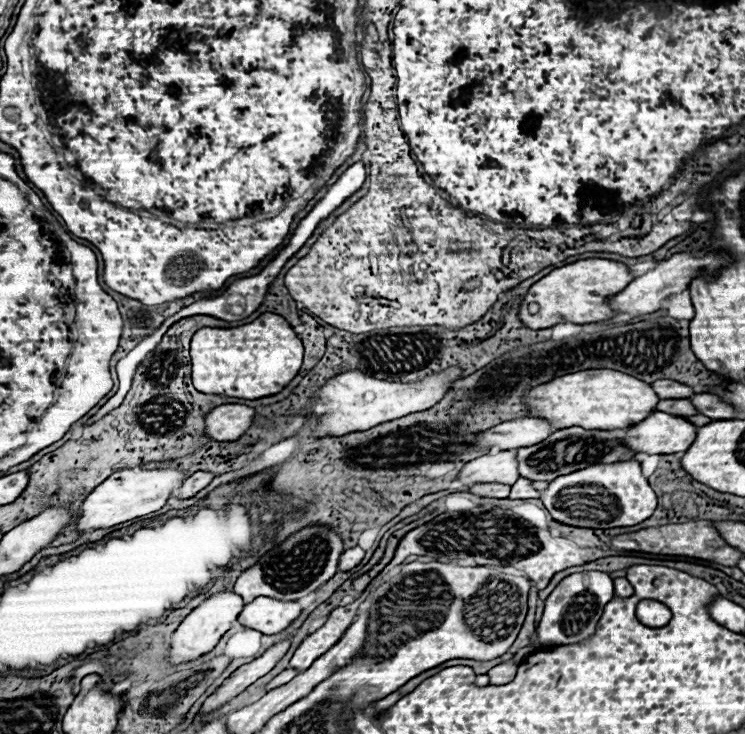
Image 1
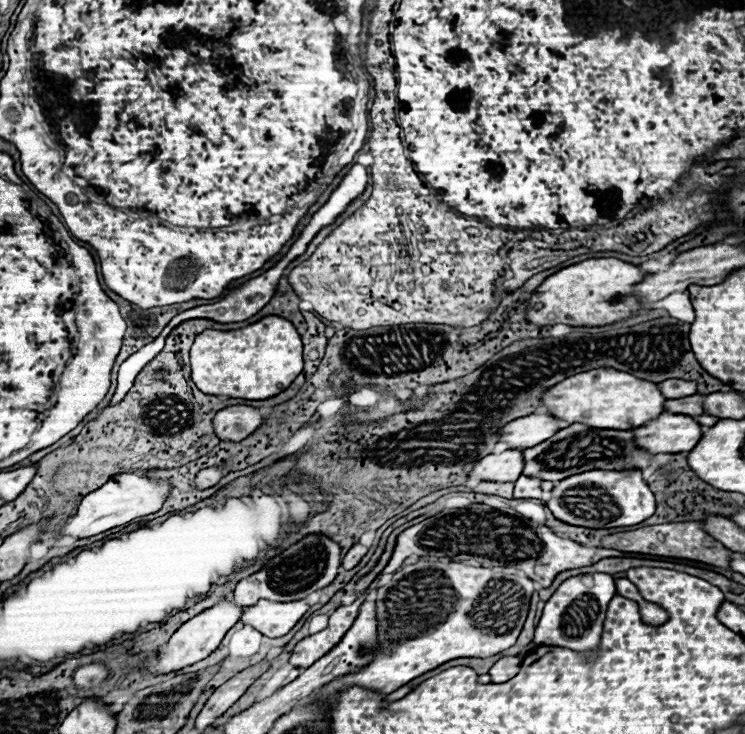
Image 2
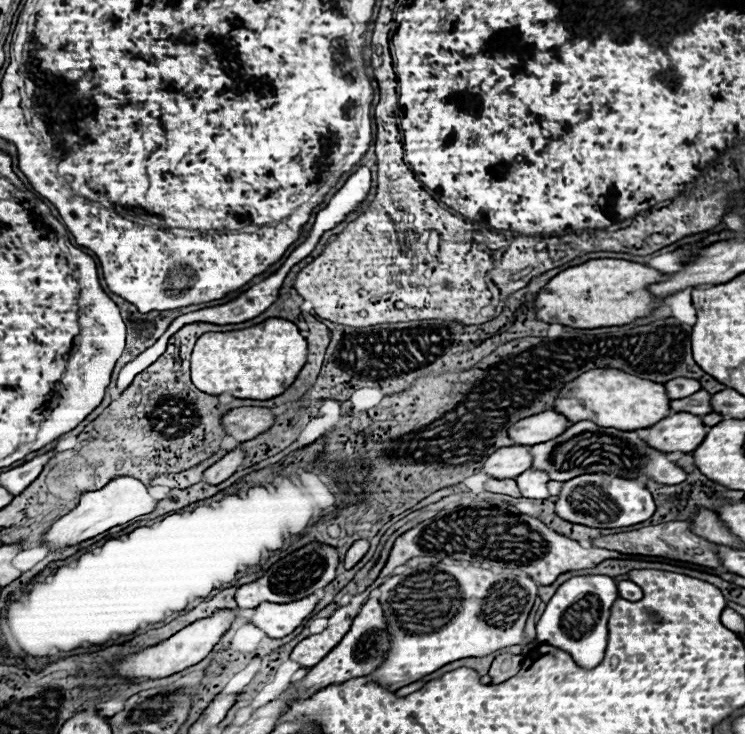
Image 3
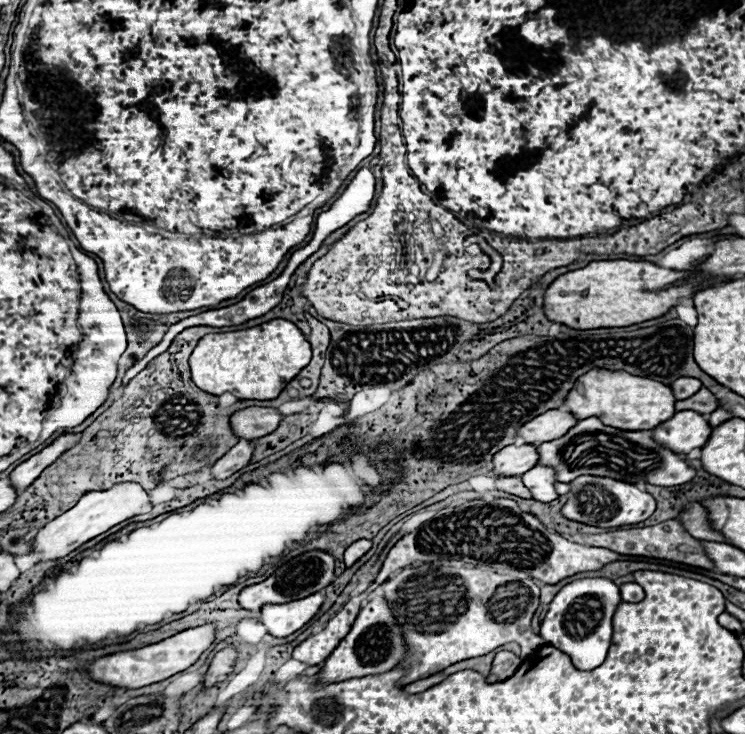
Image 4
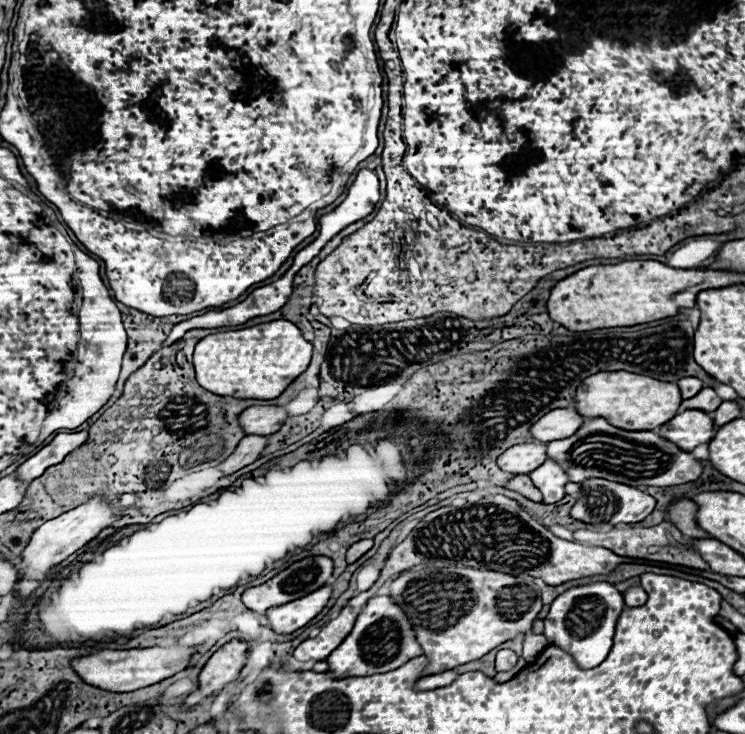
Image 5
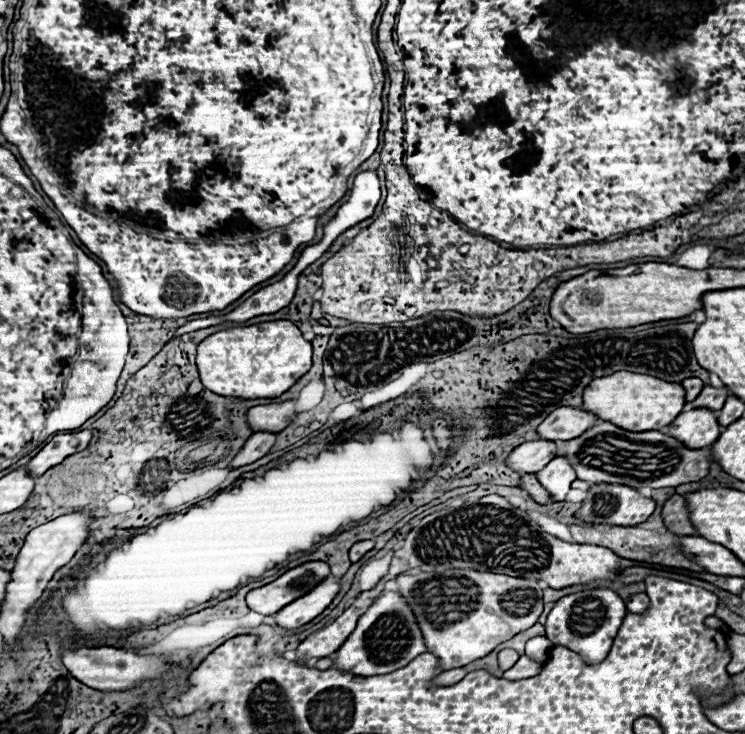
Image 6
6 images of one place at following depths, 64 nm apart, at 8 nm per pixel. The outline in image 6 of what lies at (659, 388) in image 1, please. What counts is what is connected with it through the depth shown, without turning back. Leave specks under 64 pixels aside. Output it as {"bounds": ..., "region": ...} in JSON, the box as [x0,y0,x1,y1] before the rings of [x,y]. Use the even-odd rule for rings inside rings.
{"bounds":[682,378,704,402],"region":[[[686,378],[686,380],[682,382],[682,386],[686,388],[686,400],[692,402],[692,400],[702,392],[704,382],[700,382],[700,378]]]}

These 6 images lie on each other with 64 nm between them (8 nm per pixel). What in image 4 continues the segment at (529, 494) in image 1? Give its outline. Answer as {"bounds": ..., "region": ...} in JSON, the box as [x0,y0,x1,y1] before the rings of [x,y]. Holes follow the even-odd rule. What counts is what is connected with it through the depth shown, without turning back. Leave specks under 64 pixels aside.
{"bounds":[522,464,558,504],"region":[[[538,464],[536,468],[532,468],[532,470],[528,470],[526,474],[522,474],[522,480],[524,480],[524,484],[532,490],[534,500],[548,504],[548,502],[552,502],[552,500],[558,498],[558,492],[556,492],[556,488],[554,488],[554,484],[558,482],[554,468],[550,468],[550,466],[540,466],[540,464]]]}

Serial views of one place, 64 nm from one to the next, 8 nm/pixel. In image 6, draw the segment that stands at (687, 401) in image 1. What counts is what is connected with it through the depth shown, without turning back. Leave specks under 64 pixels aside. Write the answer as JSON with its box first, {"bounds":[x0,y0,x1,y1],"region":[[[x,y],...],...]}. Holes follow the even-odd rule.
{"bounds":[692,386,728,410],"region":[[[704,386],[700,396],[692,402],[694,408],[708,408],[708,410],[720,410],[728,398],[728,392],[724,388],[712,388]]]}

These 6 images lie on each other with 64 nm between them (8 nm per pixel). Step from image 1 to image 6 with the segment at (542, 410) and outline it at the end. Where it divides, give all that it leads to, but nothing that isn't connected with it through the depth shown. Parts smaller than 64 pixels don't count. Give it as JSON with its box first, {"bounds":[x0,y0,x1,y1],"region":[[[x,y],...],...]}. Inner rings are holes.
{"bounds":[582,372,686,432],"region":[[[616,372],[604,378],[596,378],[586,386],[582,408],[600,414],[602,420],[612,422],[618,428],[630,432],[648,432],[670,426],[672,420],[682,412],[684,404],[686,404],[686,390],[678,382],[668,382],[662,378],[634,372]]]}

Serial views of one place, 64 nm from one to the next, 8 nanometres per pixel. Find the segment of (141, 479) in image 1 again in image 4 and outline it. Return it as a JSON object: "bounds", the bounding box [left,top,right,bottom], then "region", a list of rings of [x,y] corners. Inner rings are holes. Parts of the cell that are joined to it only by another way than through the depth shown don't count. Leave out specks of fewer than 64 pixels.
{"bounds":[32,482,150,562],"region":[[[124,482],[124,484],[118,484],[116,488],[110,488],[104,492],[88,492],[78,500],[78,504],[74,508],[70,508],[68,512],[50,520],[44,528],[40,528],[40,532],[34,538],[32,552],[38,554],[40,562],[64,558],[66,554],[80,548],[84,542],[110,530],[112,526],[116,526],[116,524],[120,524],[132,516],[142,514],[148,504],[150,502],[148,502],[146,490],[134,482]]]}

